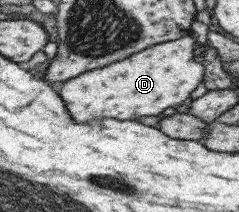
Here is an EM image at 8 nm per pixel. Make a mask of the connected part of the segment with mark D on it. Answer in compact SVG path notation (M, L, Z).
M192 36L157 43L147 51L139 51L139 55L131 55L131 59L70 79L63 84L60 95L71 116L79 119L79 123L107 117L134 121L139 117L157 116L169 107L187 103L190 93L202 81L205 64L193 59L193 45Z

